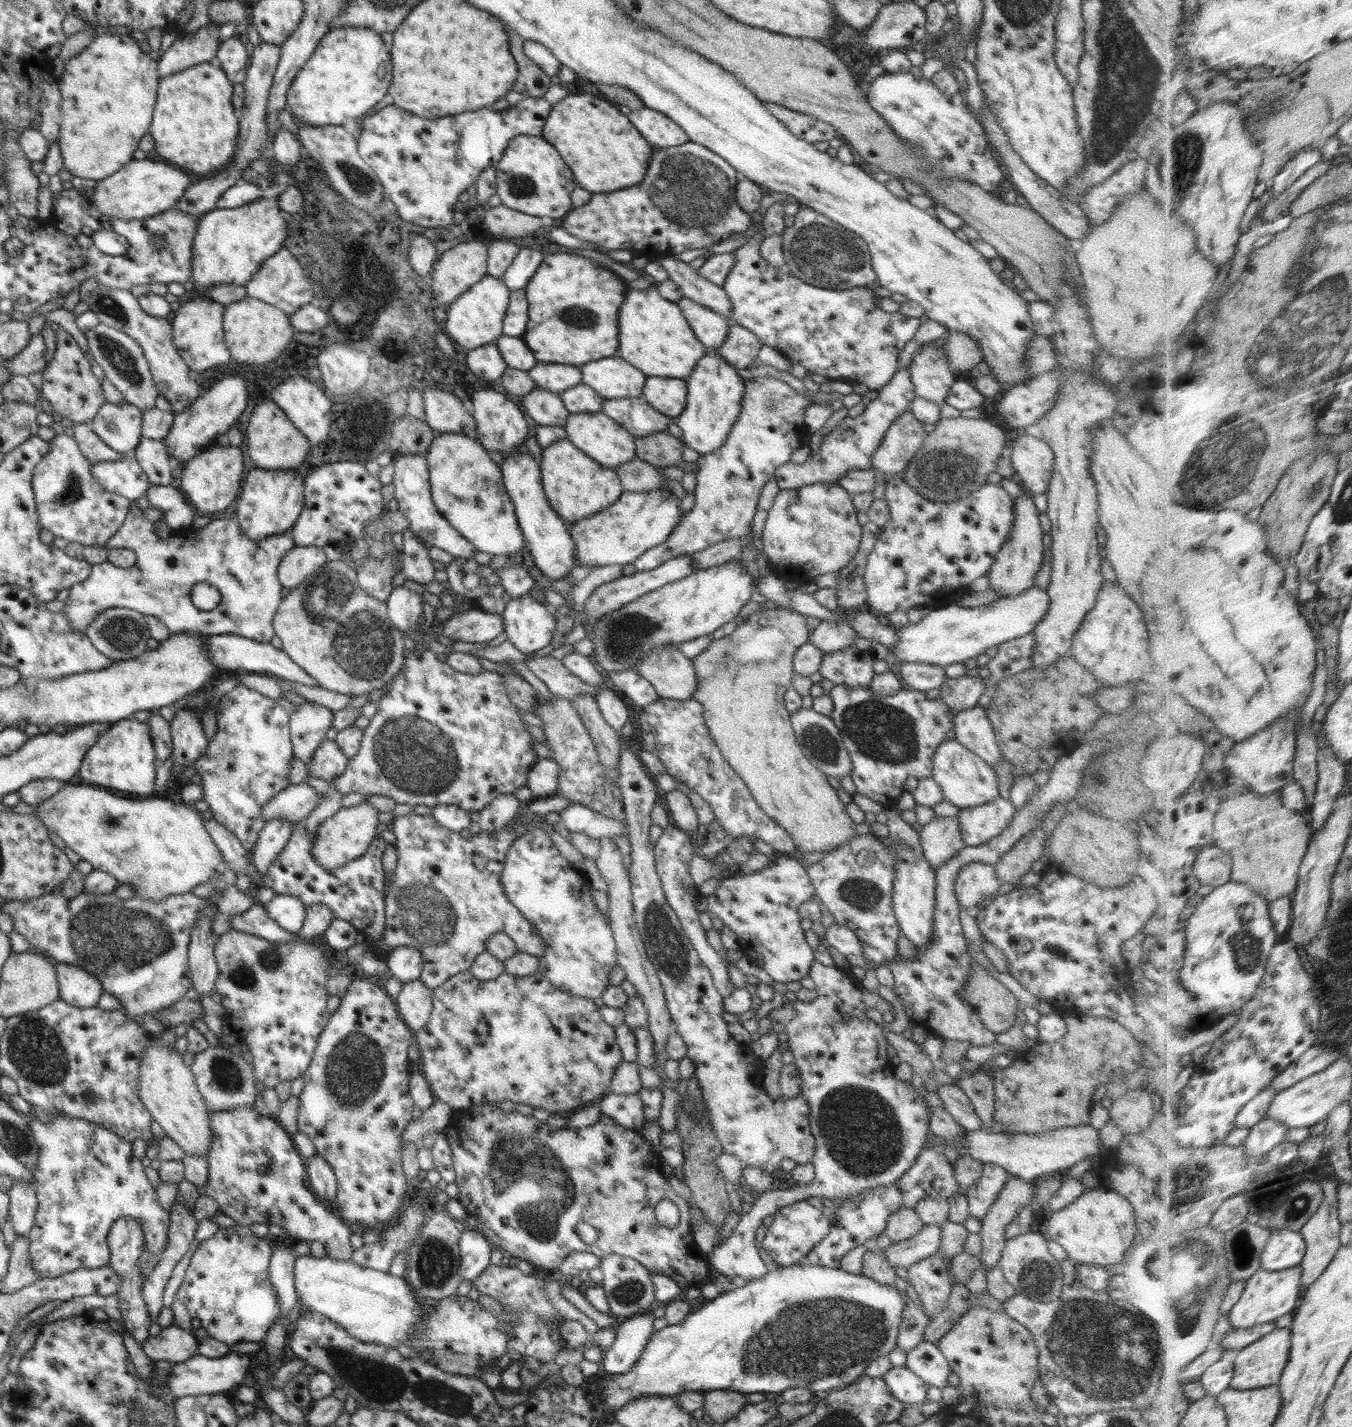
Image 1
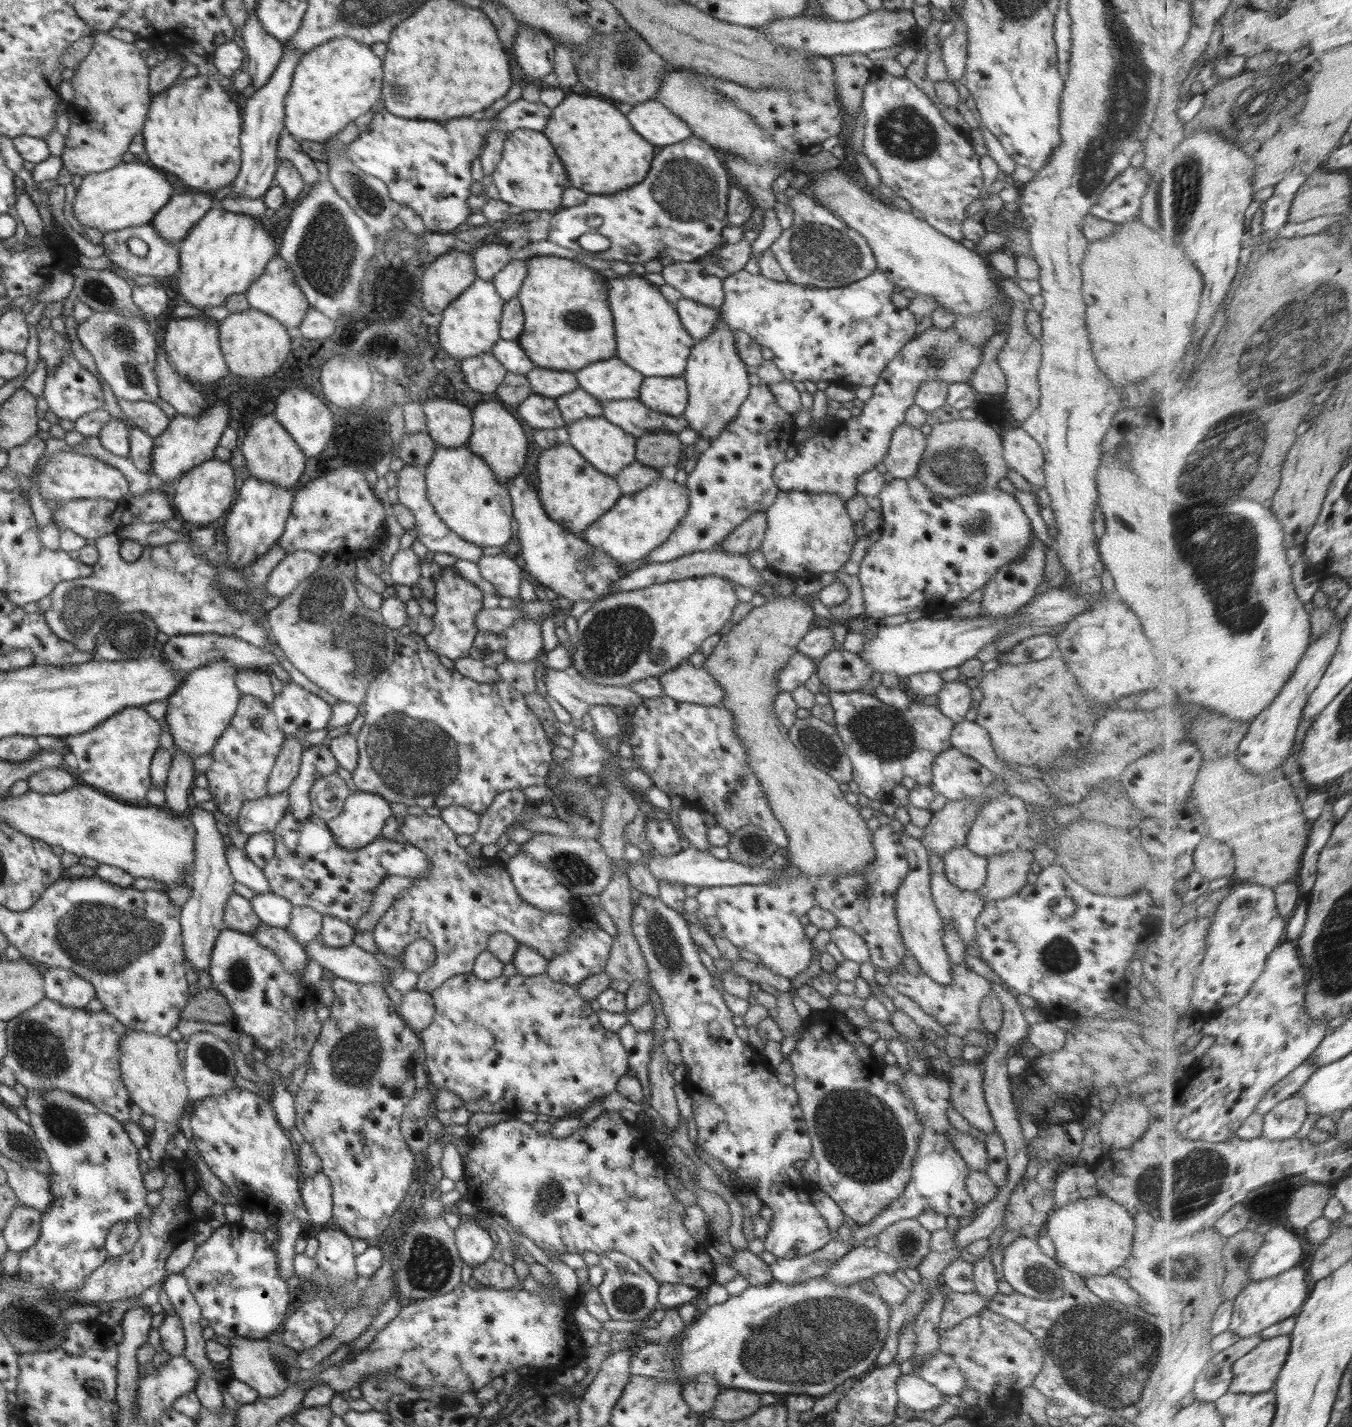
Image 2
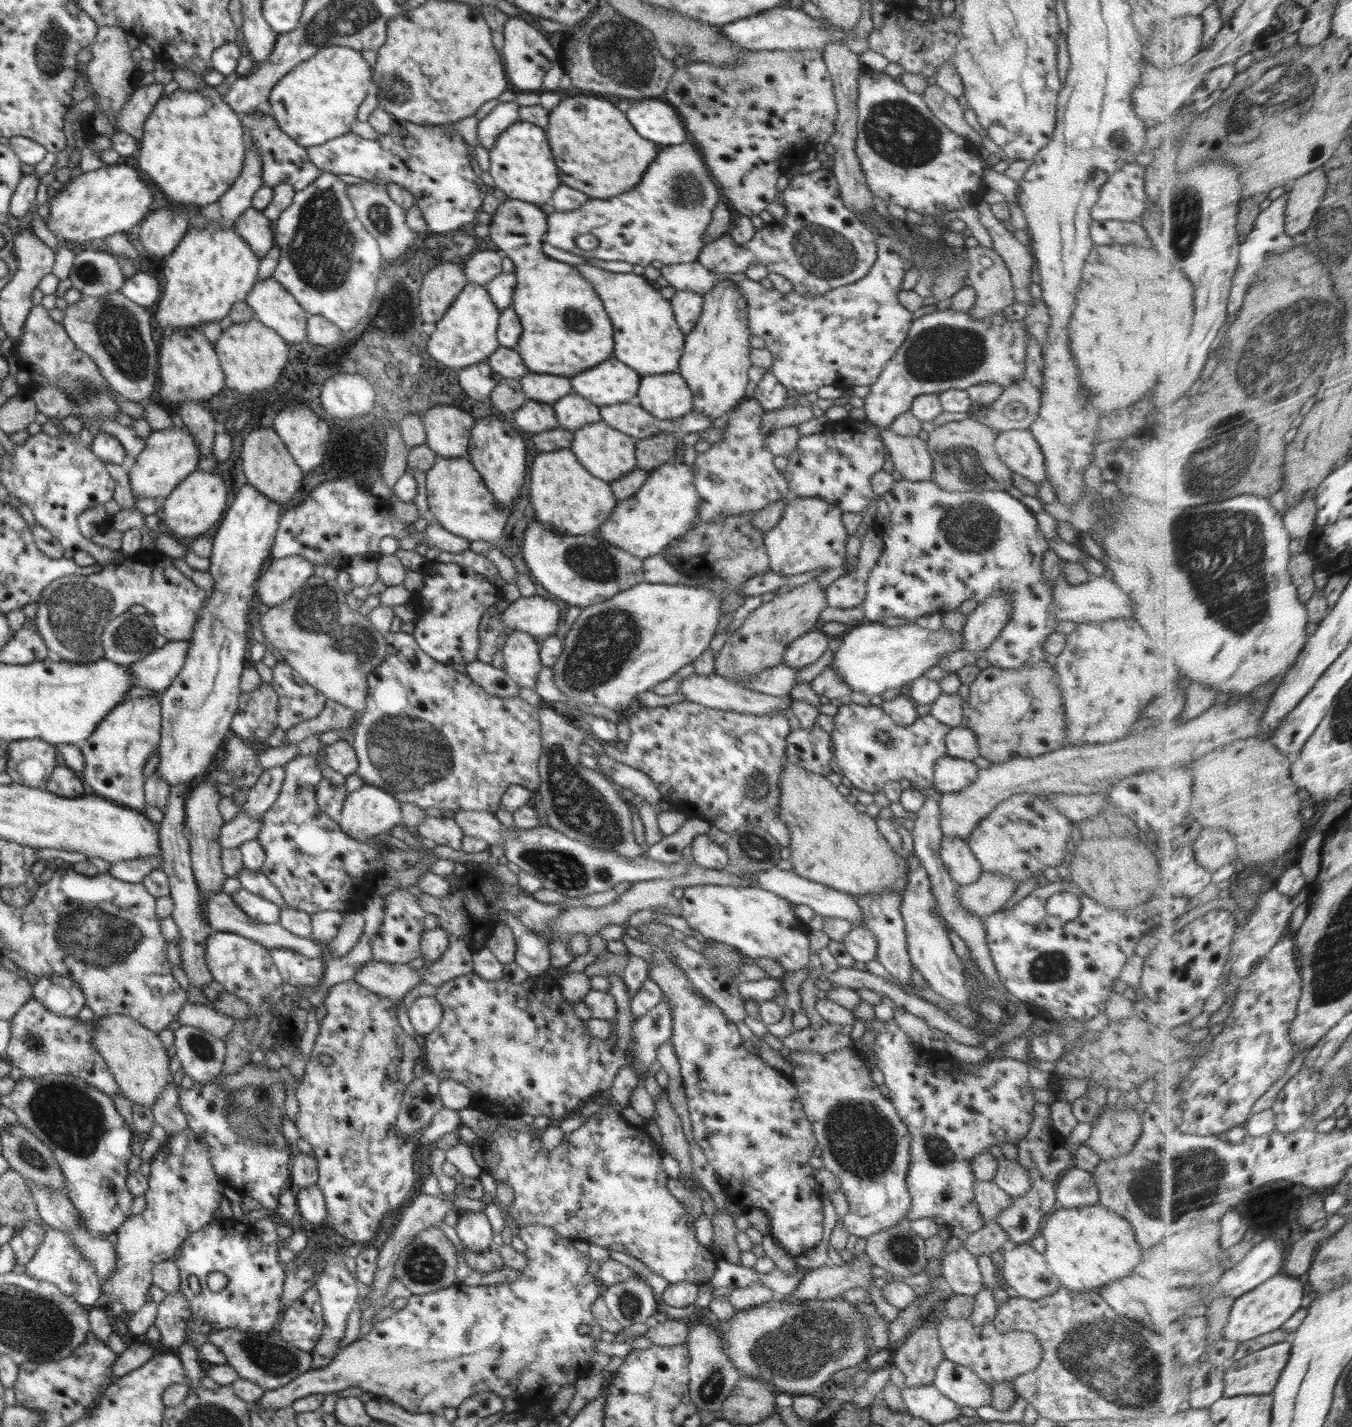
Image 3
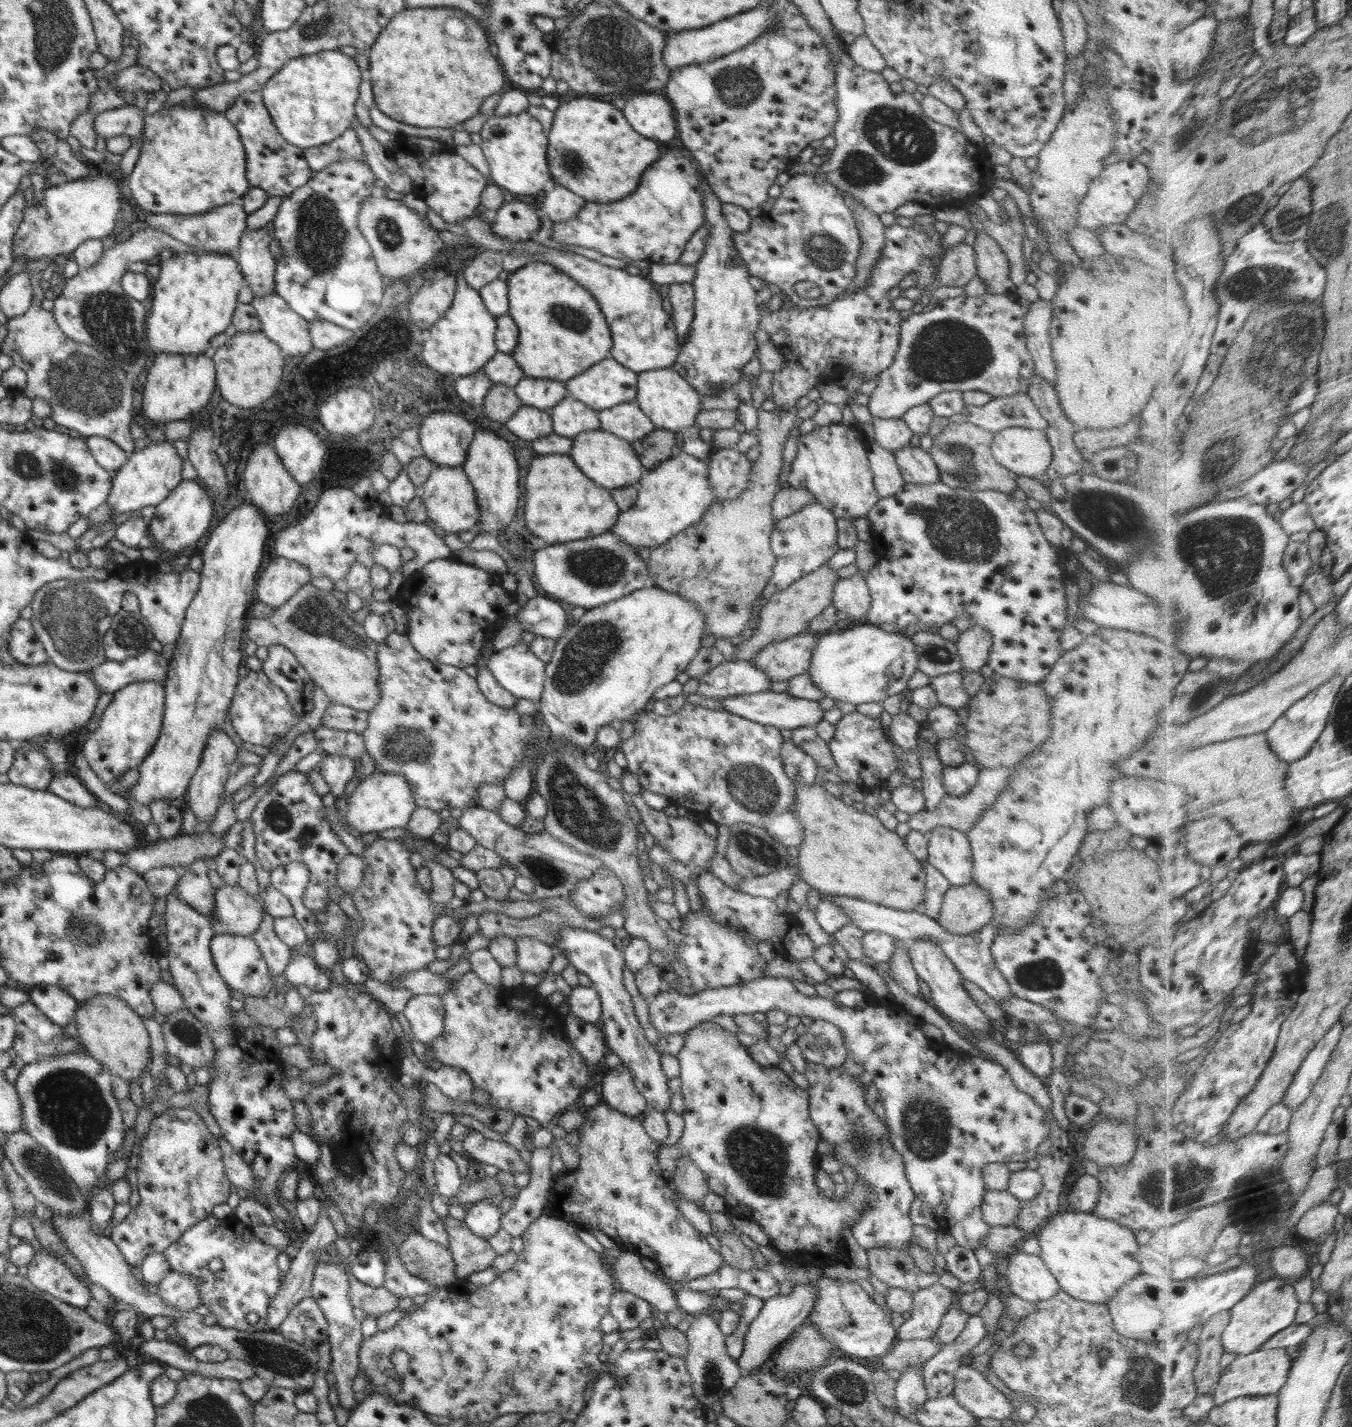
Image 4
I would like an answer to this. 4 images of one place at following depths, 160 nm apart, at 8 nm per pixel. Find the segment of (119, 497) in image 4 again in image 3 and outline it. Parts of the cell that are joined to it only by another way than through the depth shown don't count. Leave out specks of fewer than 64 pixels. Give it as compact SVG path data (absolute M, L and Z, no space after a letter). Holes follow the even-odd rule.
M172 426L164 430L152 431L145 439L144 450L136 457L132 468L127 471L134 497L163 501L191 472L197 470L200 458L199 446L193 441L193 436L187 427Z

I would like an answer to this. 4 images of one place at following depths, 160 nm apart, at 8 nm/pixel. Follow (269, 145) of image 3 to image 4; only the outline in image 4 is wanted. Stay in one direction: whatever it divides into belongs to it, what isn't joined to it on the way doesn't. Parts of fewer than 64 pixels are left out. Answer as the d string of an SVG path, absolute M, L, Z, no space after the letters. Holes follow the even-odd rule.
M260 90L238 96L223 115L238 129L245 148L246 178L251 187L265 190L270 197L287 197L313 178L314 172L303 157L303 149L284 140L263 104Z

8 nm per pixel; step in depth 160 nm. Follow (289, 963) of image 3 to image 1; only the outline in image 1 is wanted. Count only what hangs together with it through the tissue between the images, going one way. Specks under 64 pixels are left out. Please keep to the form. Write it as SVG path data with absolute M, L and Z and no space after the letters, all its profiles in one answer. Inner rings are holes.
M255 904L231 920L231 928L254 936L265 938L270 942L290 942L300 939L297 933L284 930L267 915L264 907Z

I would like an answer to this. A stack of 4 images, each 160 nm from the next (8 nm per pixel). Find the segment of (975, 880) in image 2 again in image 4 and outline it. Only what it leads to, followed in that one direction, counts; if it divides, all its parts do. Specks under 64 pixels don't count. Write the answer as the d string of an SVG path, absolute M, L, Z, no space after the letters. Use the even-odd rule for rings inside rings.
M936 825L929 833L927 862L935 866L951 886L962 886L973 882L971 846L967 836L955 828Z

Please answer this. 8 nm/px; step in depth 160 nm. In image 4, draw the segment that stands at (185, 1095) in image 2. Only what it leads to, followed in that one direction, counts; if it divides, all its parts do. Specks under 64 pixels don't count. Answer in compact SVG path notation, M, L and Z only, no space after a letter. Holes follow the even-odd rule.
M96 995L86 1003L77 1005L74 1014L74 1022L77 1023L77 1039L80 1046L87 1051L96 1061L104 1066L113 1076L120 1077L122 1080L132 1084L137 1081L140 1084L140 1075L151 1067L151 1048L148 1032L140 1017L132 1008L126 1005L124 1000L110 995Z

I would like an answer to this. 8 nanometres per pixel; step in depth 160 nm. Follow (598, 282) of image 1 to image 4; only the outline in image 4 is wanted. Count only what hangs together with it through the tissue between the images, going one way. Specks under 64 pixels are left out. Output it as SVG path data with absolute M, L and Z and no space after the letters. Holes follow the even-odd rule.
M515 200L505 202L498 210L491 230L511 242L531 240L540 228L540 219L530 204ZM531 260L510 273L507 287L507 313L514 319L519 330L519 341L511 355L526 377L547 378L562 383L582 374L599 360L610 357L613 340L600 305L588 290L567 274L555 266Z

